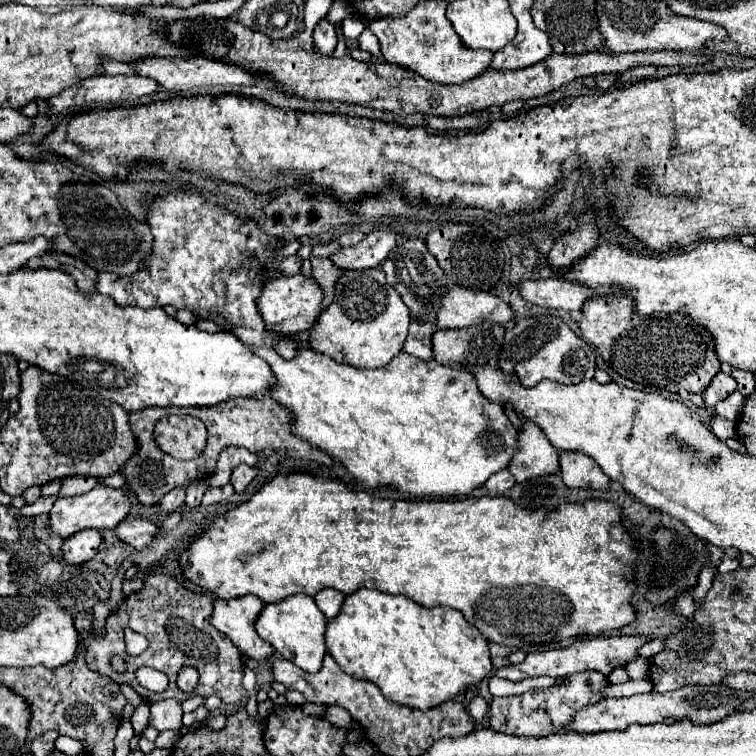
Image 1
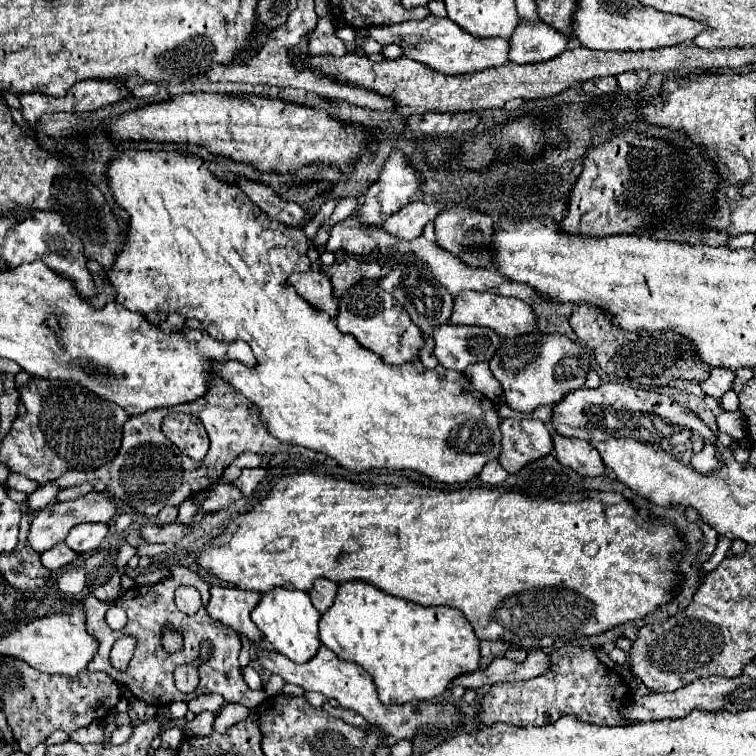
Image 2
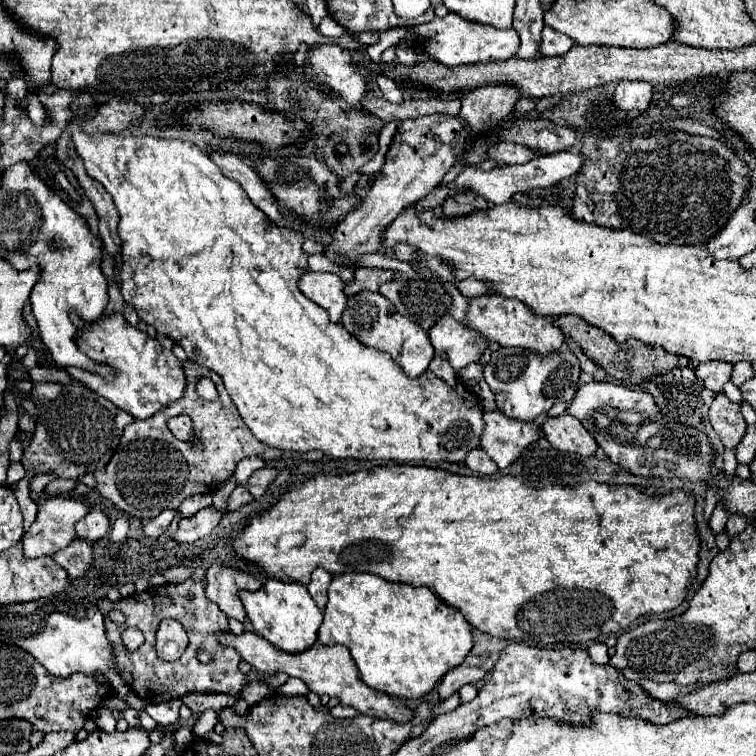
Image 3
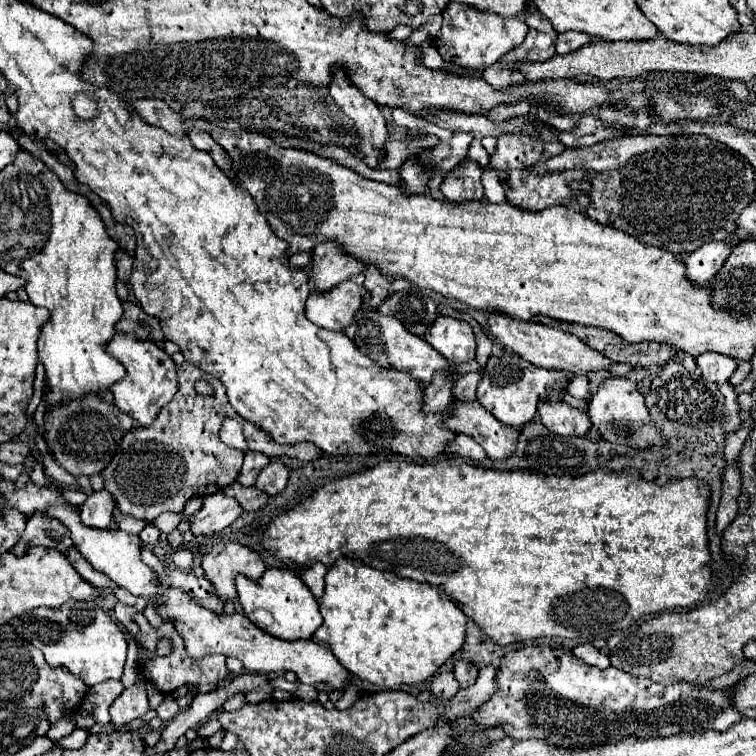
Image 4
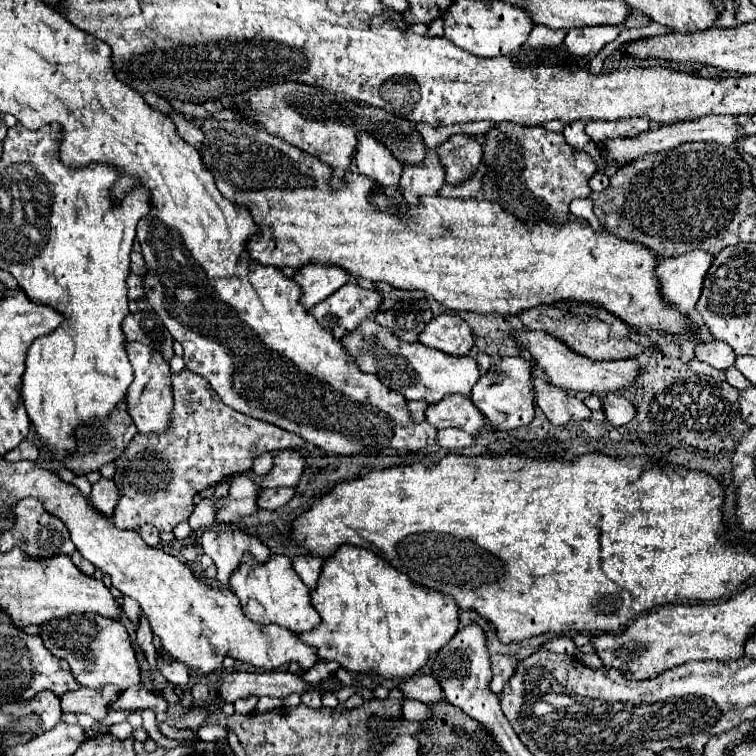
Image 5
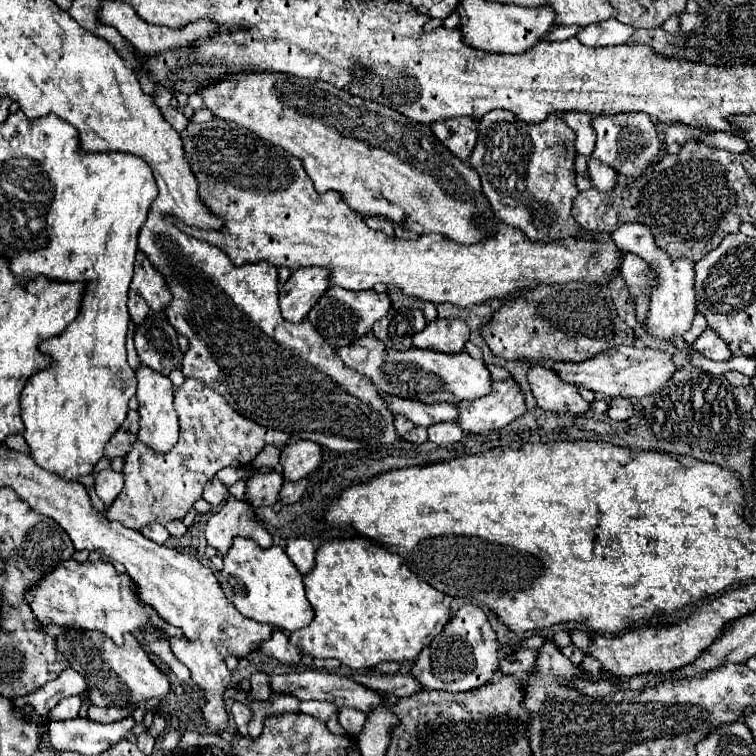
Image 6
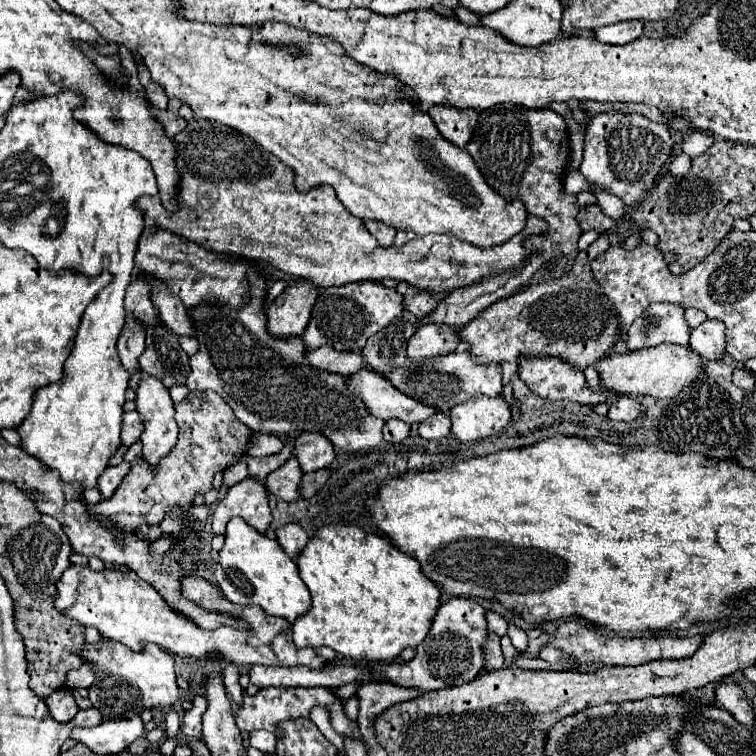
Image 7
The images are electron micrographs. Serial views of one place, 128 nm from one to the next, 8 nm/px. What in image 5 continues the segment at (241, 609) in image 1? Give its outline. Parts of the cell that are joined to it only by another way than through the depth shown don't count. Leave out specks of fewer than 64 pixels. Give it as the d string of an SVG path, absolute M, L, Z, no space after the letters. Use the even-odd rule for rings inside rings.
M206 530L200 538L200 548L206 556L212 558L216 566L216 582L220 586L228 586L232 572L240 566L244 554L252 554L260 564L270 558L270 550L250 534L244 532L216 532Z

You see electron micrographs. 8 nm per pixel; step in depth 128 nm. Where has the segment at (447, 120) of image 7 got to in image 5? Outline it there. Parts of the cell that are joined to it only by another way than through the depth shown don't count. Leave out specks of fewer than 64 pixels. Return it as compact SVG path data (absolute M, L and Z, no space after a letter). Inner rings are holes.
M454 134L438 148L438 154L446 168L446 184L458 186L478 170L482 160L482 146L472 136Z

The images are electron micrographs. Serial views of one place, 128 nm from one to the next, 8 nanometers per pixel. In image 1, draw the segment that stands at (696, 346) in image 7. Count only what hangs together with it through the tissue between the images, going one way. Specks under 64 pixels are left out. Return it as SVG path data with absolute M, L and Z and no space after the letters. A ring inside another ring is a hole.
M718 372L718 374L714 376L714 380L710 382L710 386L704 390L702 400L704 400L704 404L706 404L708 408L712 408L712 406L716 406L720 400L728 398L734 390L736 390L736 380L734 380L730 374L726 374L726 372Z

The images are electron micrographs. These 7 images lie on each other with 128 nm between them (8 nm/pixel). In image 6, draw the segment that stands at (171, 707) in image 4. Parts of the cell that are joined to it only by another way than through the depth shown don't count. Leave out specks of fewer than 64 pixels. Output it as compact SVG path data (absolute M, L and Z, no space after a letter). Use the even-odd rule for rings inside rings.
M130 704L130 706L118 706L118 708L100 708L100 706L90 706L88 708L88 716L90 720L96 720L96 722L116 722L120 718L126 718L130 716L130 712L136 708L136 704Z

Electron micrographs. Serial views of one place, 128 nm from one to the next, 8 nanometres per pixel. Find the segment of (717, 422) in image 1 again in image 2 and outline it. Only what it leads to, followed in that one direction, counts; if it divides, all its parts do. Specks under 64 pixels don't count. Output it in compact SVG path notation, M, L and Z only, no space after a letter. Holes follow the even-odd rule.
M740 410L736 412L722 412L718 416L718 432L726 434L728 438L740 442L746 436L746 422Z

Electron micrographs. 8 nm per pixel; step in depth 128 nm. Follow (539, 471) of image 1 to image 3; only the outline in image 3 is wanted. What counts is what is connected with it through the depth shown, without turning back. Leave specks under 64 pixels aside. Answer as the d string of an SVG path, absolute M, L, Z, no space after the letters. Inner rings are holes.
M502 412L484 414L484 444L482 450L492 456L500 468L508 468L518 460L518 456L540 438L540 424L522 422L504 416Z

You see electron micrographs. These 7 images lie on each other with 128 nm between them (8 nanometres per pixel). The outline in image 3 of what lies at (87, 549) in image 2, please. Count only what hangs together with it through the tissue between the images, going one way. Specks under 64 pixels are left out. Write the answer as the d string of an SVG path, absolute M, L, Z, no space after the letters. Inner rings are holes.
M92 508L92 512L84 520L80 520L76 524L76 536L80 540L86 540L86 542L98 542L98 540L102 540L108 530L110 530L110 520L98 508Z

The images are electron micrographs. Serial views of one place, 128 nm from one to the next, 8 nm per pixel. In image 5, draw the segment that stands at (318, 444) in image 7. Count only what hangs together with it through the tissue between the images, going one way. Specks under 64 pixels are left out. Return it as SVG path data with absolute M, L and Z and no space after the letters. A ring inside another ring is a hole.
M278 452L266 476L252 476L260 488L294 488L304 472L304 458L298 452Z

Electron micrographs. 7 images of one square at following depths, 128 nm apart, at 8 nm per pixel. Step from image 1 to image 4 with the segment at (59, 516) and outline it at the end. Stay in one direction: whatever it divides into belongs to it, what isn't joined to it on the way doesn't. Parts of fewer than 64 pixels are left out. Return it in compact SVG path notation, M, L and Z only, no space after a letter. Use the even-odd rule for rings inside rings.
M36 512L26 522L24 536L20 536L20 540L12 552L18 556L24 556L28 552L28 548L32 548L32 546L44 546L48 550L58 550L62 554L68 554L72 540L70 540L70 534L60 520L48 518L46 514Z

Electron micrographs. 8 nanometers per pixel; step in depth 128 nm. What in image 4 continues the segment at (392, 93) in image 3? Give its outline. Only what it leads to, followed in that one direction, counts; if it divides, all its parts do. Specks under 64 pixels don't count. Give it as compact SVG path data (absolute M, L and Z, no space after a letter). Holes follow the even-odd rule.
M395 108L392 111L392 116L395 123L399 126L408 129L422 130L425 134L434 134L440 140L449 140L452 138L452 132L446 129L438 128L435 124L432 124L420 116L408 113L401 108Z

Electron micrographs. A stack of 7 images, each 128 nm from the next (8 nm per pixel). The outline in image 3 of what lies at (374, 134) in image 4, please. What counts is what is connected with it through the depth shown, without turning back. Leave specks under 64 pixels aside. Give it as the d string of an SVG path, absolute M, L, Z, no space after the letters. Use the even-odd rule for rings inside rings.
M320 44L310 48L308 62L322 84L338 92L352 108L360 110L360 102L366 92L366 84L358 68L352 64L352 56L338 44Z

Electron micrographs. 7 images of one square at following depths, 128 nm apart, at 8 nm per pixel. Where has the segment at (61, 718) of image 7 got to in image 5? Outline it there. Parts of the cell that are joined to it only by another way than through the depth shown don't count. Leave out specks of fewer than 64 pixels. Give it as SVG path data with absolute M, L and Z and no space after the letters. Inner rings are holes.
M102 686L99 688L80 687L76 692L64 694L62 700L62 710L64 712L84 712L90 714L94 720L104 720L108 714L108 704L112 704L118 698L120 690L114 686Z

